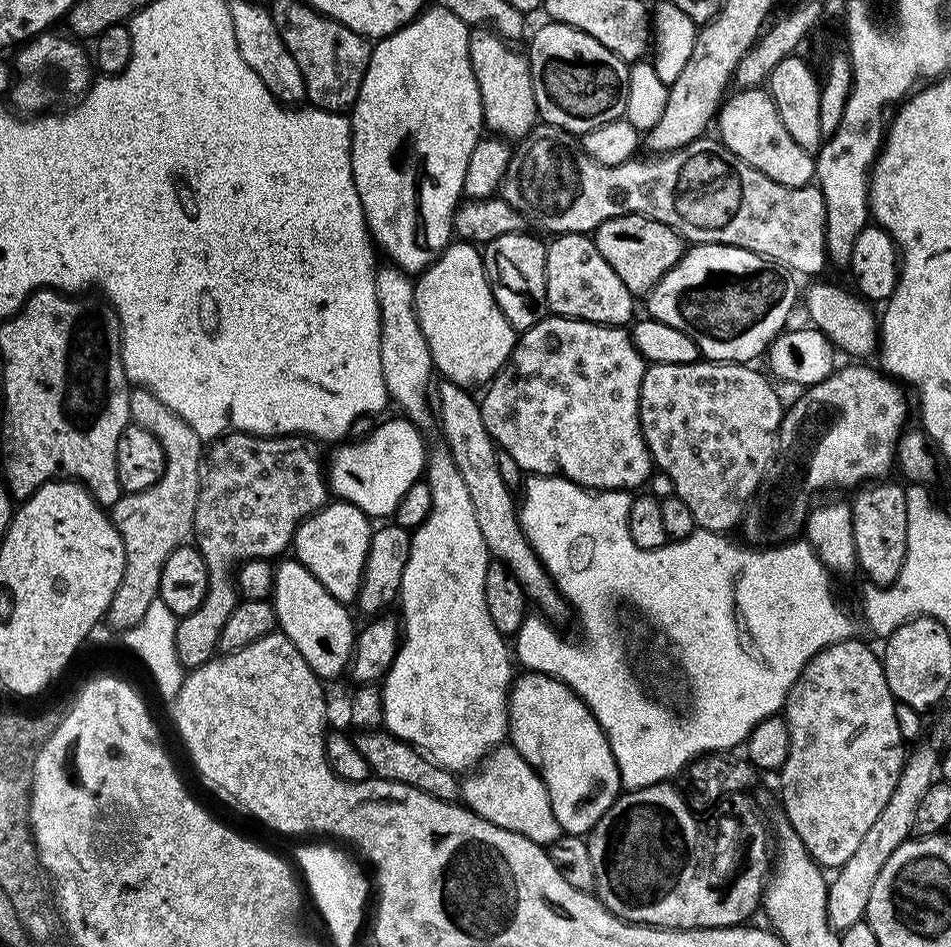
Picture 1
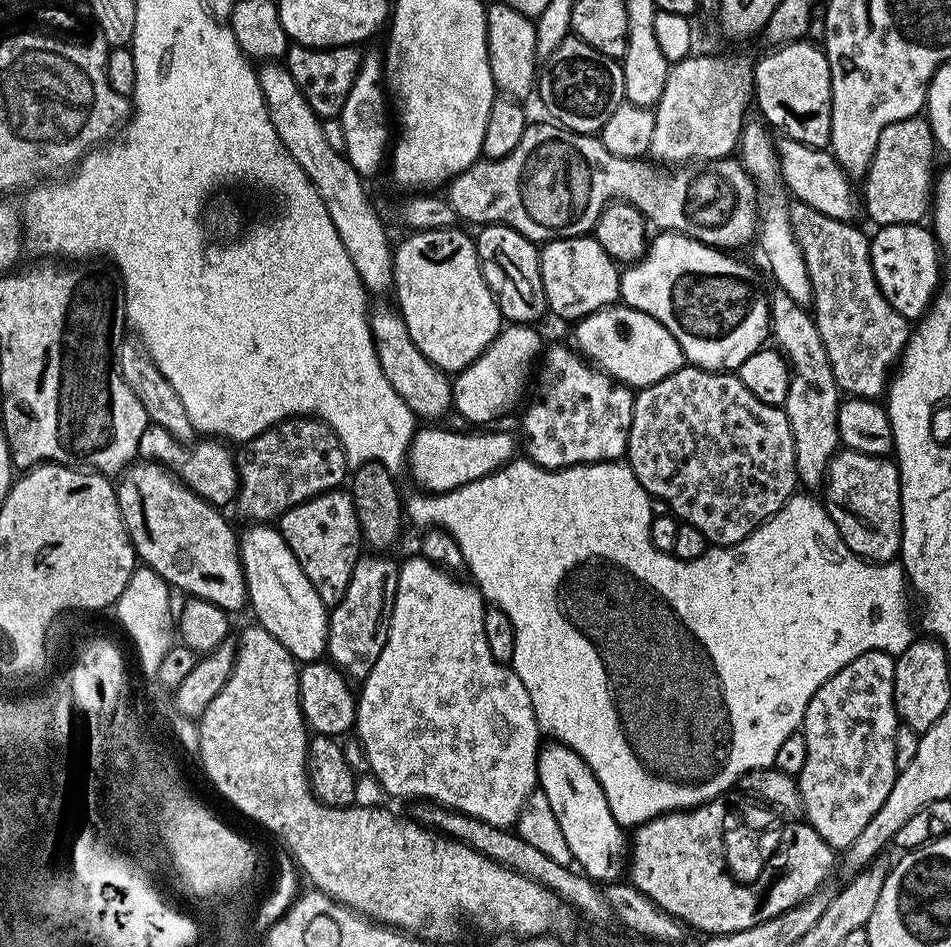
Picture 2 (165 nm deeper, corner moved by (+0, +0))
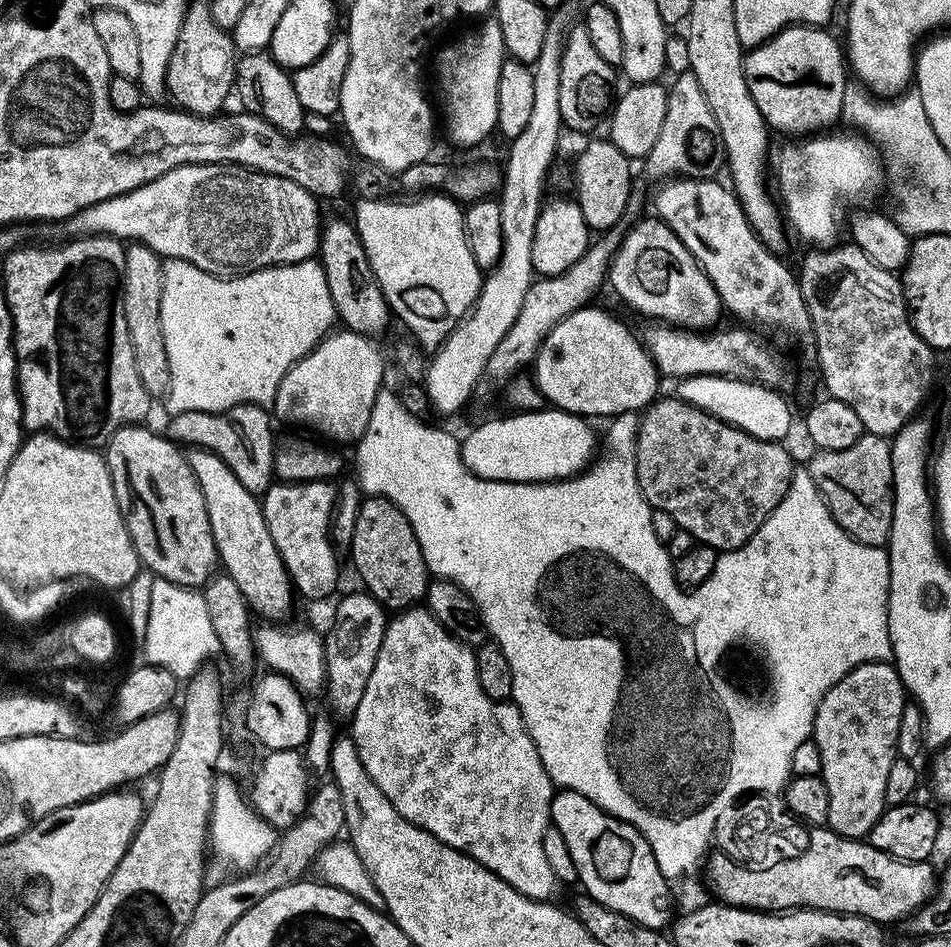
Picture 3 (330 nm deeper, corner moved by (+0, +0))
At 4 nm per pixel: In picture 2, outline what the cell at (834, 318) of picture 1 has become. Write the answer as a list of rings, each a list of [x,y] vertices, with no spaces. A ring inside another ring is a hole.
[[[745,123],[738,145],[738,159],[756,184],[760,252],[764,255],[764,264],[768,267],[773,282],[776,283],[775,287],[781,292],[790,294],[794,302],[808,306],[812,303],[810,274],[806,270],[804,255],[798,246],[798,238],[790,222],[788,210],[790,193],[784,186],[783,178],[780,177],[780,158],[776,155],[773,137],[768,137],[769,129],[763,123],[760,124]]]

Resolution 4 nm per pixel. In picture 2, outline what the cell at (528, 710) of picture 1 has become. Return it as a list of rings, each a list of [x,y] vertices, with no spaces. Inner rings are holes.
[[[548,742],[538,754],[536,783],[539,791],[546,794],[546,802],[550,802],[554,818],[558,818],[558,826],[562,826],[573,861],[580,863],[579,871],[597,882],[619,881],[626,868],[626,832],[617,824],[594,770],[565,744]]]

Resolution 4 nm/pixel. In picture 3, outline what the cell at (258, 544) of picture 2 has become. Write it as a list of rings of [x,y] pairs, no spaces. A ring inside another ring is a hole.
[[[189,447],[186,455],[190,470],[200,483],[210,518],[210,534],[214,534],[214,546],[223,571],[238,582],[238,590],[242,590],[249,609],[257,617],[265,616],[263,619],[268,622],[283,621],[283,616],[292,608],[294,589],[278,554],[278,546],[274,546],[274,538],[270,538],[270,530],[266,530],[261,501],[234,478],[234,470],[230,470],[218,454],[205,448]]]

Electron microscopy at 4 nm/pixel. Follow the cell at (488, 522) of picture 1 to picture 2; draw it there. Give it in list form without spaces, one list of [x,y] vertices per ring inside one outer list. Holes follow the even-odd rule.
[[[373,307],[370,312],[370,323],[382,374],[386,374],[390,386],[398,390],[398,398],[402,398],[402,402],[410,406],[412,413],[421,421],[436,422],[453,411],[453,381],[449,373],[431,364],[422,354],[422,350],[414,346],[414,338],[410,338],[410,330],[406,330],[406,322],[400,317],[399,311],[395,307]]]

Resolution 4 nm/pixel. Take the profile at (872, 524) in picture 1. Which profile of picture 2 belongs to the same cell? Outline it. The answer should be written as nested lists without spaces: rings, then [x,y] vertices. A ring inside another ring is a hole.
[[[837,451],[828,463],[828,475],[822,485],[822,503],[838,526],[838,534],[856,556],[873,564],[887,564],[900,554],[902,542],[902,490],[900,467],[888,456]]]

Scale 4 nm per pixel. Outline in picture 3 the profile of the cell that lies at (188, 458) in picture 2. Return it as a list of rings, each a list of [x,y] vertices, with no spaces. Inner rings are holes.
[[[235,404],[234,407],[228,408],[224,412],[203,412],[202,410],[177,412],[171,417],[172,421],[168,424],[166,435],[177,445],[205,448],[218,454],[218,458],[222,458],[226,462],[226,466],[230,466],[230,470],[234,470],[234,478],[238,478],[238,482],[242,482],[242,486],[246,486],[246,490],[250,490],[250,494],[260,498],[274,482],[272,467],[274,466],[277,441],[272,440],[273,417],[270,412],[270,417],[268,417],[268,412],[267,407],[259,404]]]

